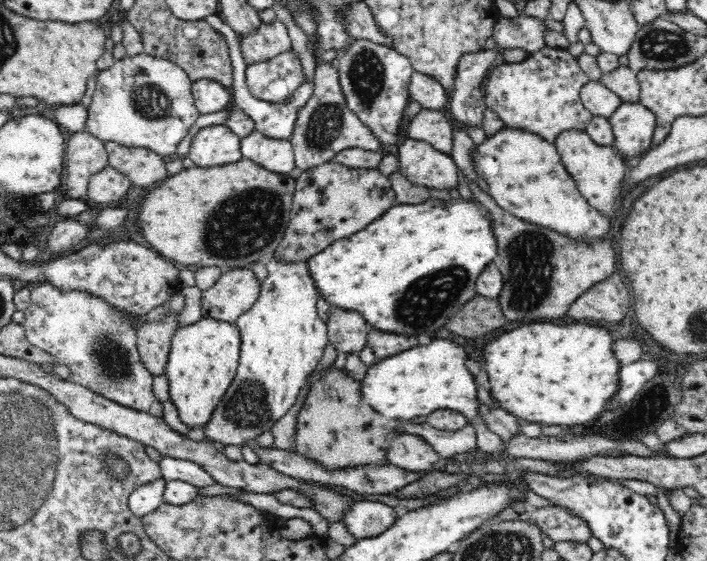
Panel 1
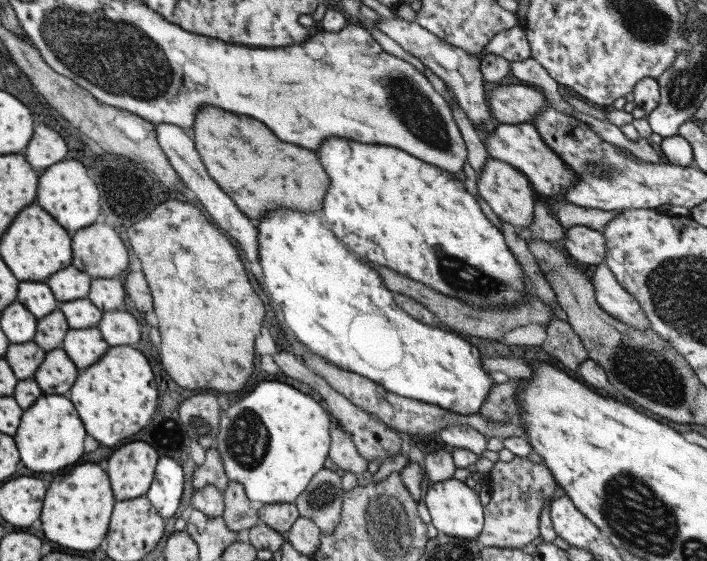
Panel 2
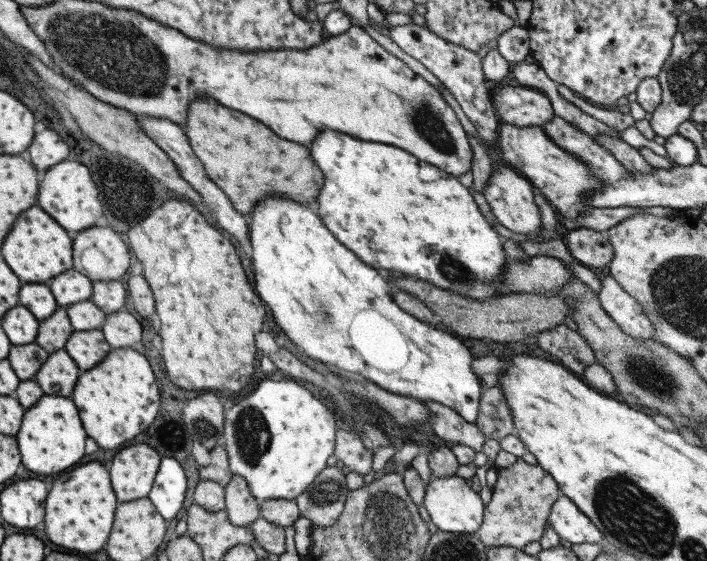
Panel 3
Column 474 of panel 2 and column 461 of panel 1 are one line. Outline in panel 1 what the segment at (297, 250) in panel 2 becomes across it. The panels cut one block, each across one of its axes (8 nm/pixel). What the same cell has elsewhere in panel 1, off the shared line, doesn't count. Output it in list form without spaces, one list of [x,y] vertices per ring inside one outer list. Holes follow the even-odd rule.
[[[433,336],[432,341],[428,345],[418,344],[414,346],[414,348],[404,350],[404,352],[395,354],[394,356],[390,356],[388,358],[377,360],[373,365],[370,365],[368,367],[365,377],[361,380],[361,399],[368,406],[371,406],[371,408],[373,408],[376,412],[379,412],[382,416],[387,416],[388,418],[397,418],[397,420],[404,421],[410,421],[410,419],[418,418],[418,416],[428,416],[430,412],[434,412],[440,409],[450,409],[453,411],[461,412],[466,417],[466,419],[468,419],[468,422],[475,427],[475,431],[477,434],[477,448],[480,448],[480,451],[482,451],[482,453],[486,453],[486,455],[488,455],[488,460],[497,462],[508,461],[509,458],[515,458],[509,457],[507,456],[507,454],[501,454],[505,452],[504,445],[502,445],[503,440],[499,436],[497,436],[497,434],[494,434],[489,428],[486,428],[483,420],[481,420],[481,418],[479,417],[480,400],[477,396],[477,388],[475,385],[474,377],[472,376],[472,374],[470,374],[469,368],[467,366],[464,366],[464,364],[466,364],[466,358],[468,358],[468,356],[466,356],[466,352],[464,352],[464,348],[462,348],[462,346],[458,346],[458,344],[448,339],[440,340],[440,338],[436,339],[436,337]]]

